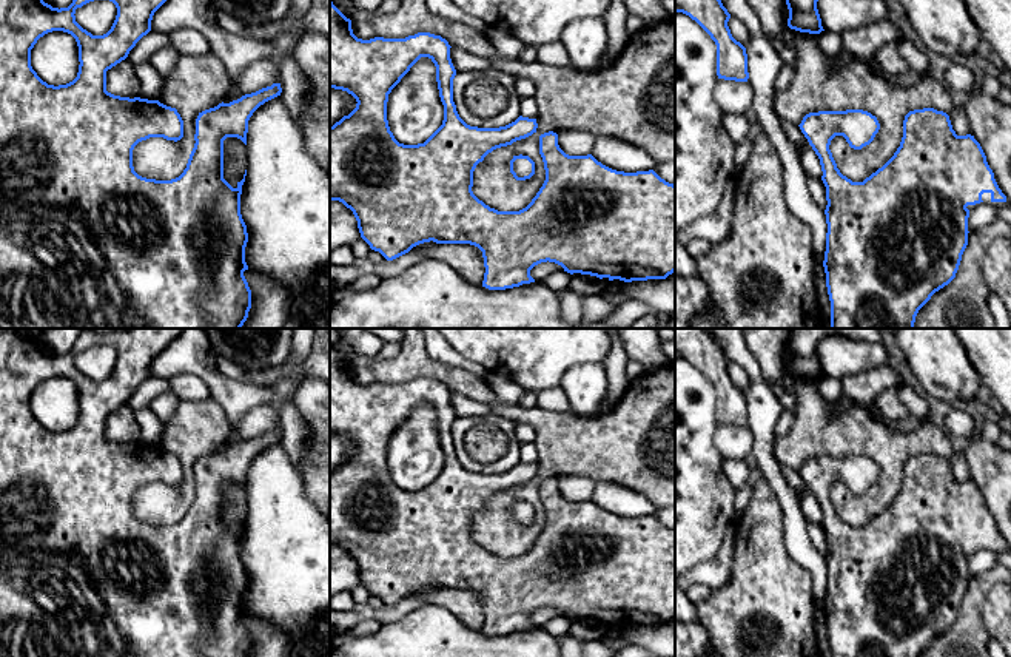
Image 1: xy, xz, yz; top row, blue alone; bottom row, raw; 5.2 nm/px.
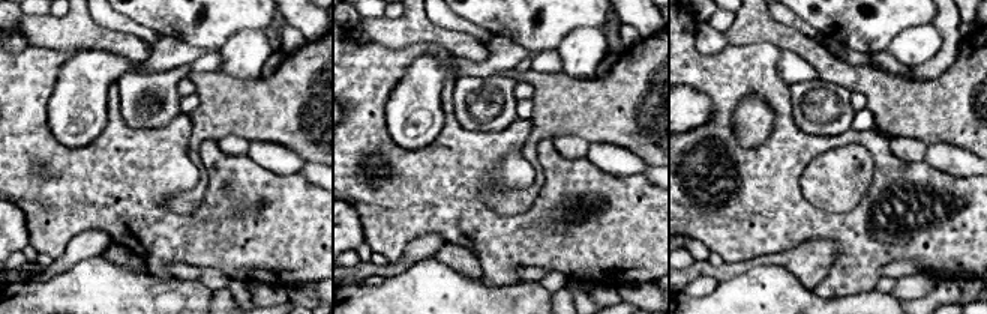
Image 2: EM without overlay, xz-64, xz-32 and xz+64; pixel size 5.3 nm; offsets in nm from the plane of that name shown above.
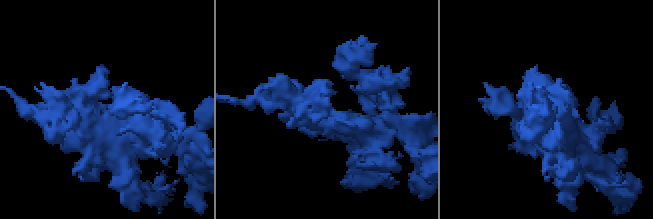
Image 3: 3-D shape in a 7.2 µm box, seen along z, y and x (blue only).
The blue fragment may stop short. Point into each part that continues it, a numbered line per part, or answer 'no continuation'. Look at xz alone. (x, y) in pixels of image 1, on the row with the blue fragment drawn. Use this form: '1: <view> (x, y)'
no continuation

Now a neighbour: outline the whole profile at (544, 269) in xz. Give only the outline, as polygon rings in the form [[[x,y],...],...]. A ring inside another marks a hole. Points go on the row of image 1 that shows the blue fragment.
[[[541,262],[538,265],[535,265],[532,270],[530,270],[530,276],[535,279],[535,281],[542,281],[544,278],[547,278],[549,275],[555,273],[555,271],[564,271],[564,268],[555,262]]]

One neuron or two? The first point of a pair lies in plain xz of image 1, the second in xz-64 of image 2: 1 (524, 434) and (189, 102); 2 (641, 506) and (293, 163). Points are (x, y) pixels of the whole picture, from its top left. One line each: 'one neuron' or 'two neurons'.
1: two neurons
2: one neuron

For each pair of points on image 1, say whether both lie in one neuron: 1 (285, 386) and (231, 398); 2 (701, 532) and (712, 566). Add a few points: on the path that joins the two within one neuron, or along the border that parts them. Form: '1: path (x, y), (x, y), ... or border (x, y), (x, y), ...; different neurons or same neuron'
1: border (275, 394), (272, 403), (255, 404), (244, 415); different neurons
2: border (714, 557), (700, 562), (691, 569); different neurons

